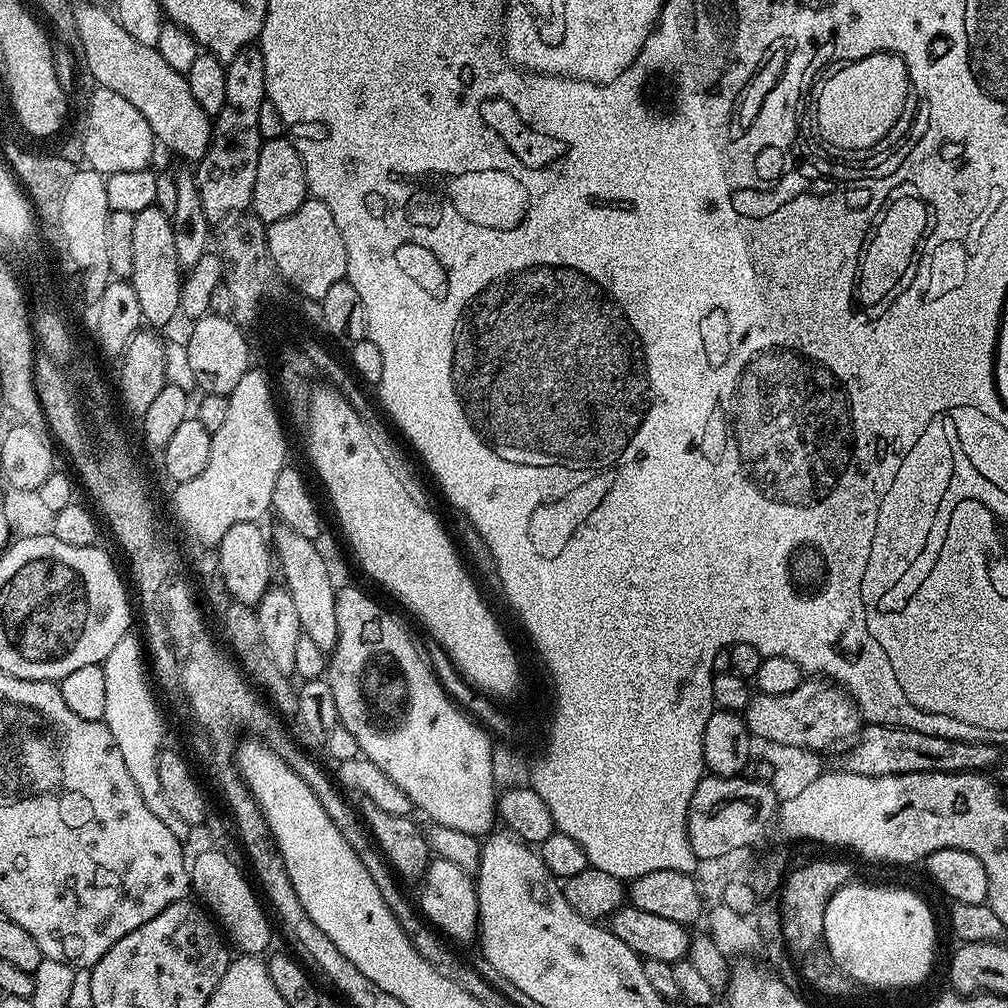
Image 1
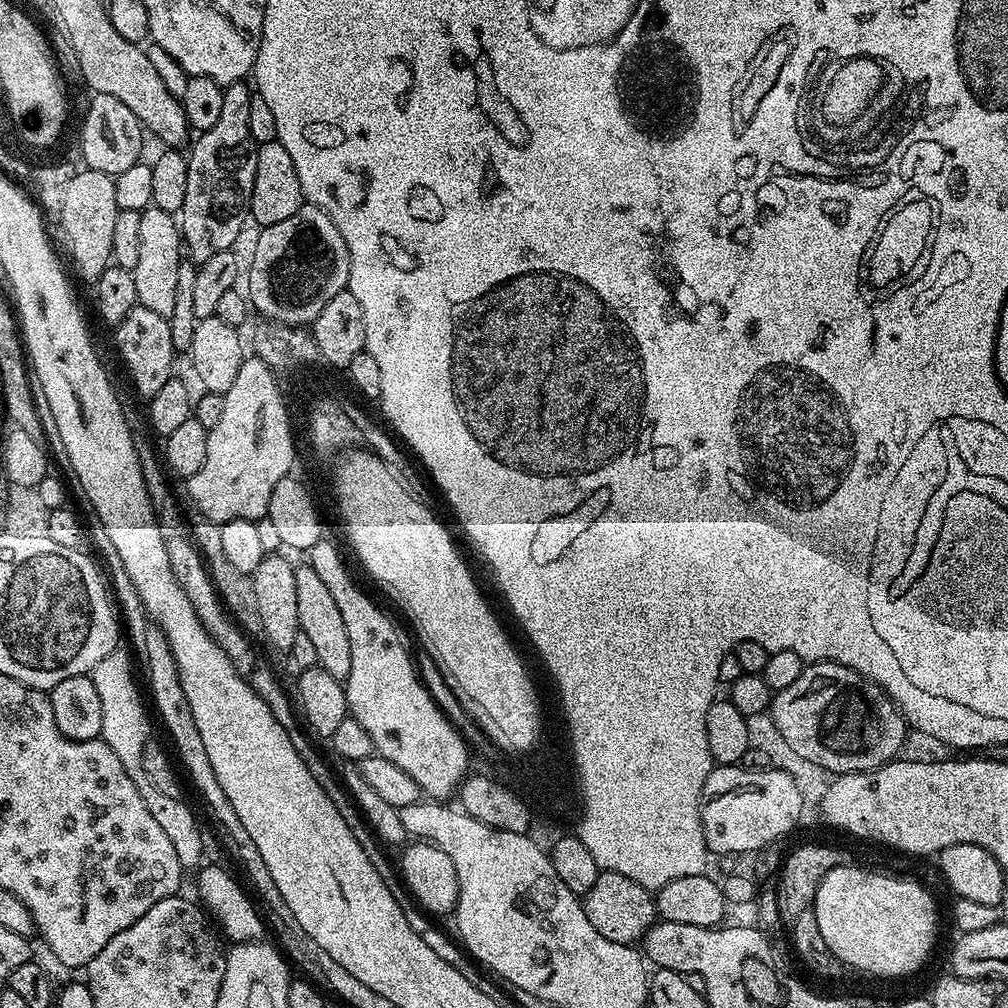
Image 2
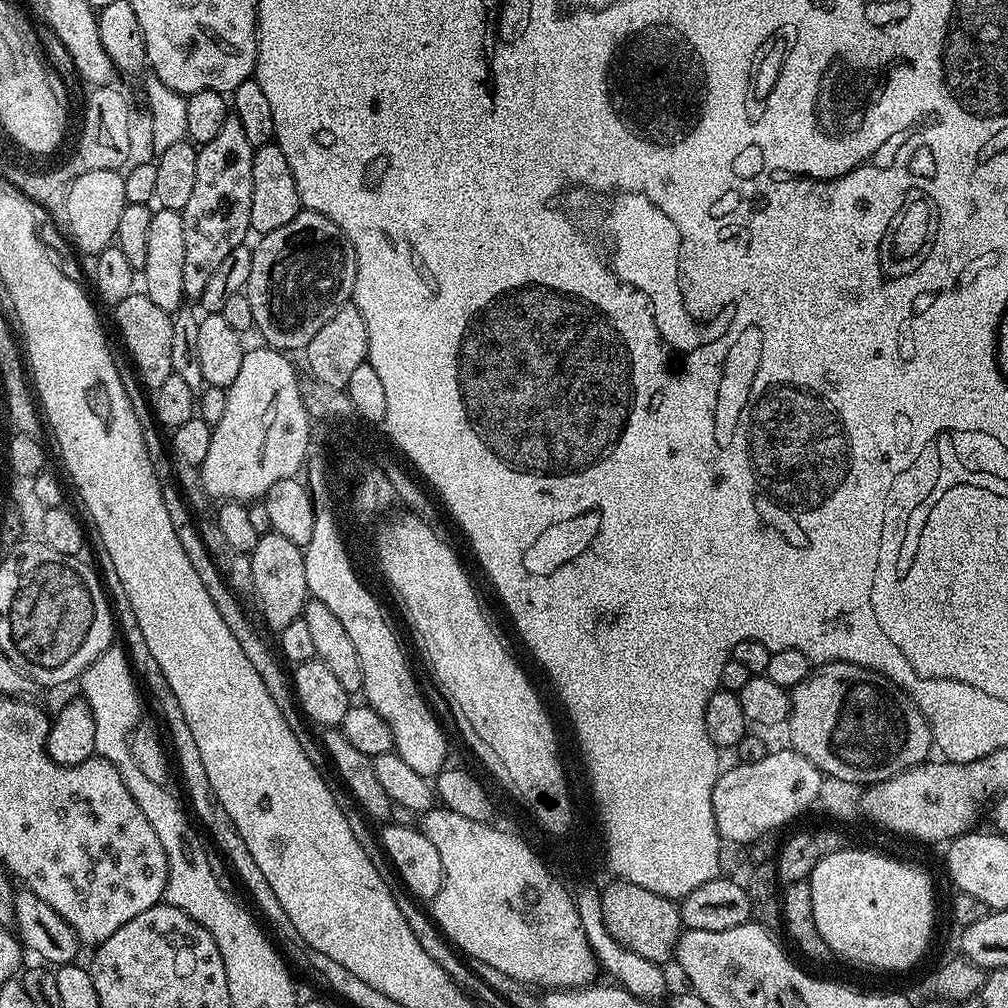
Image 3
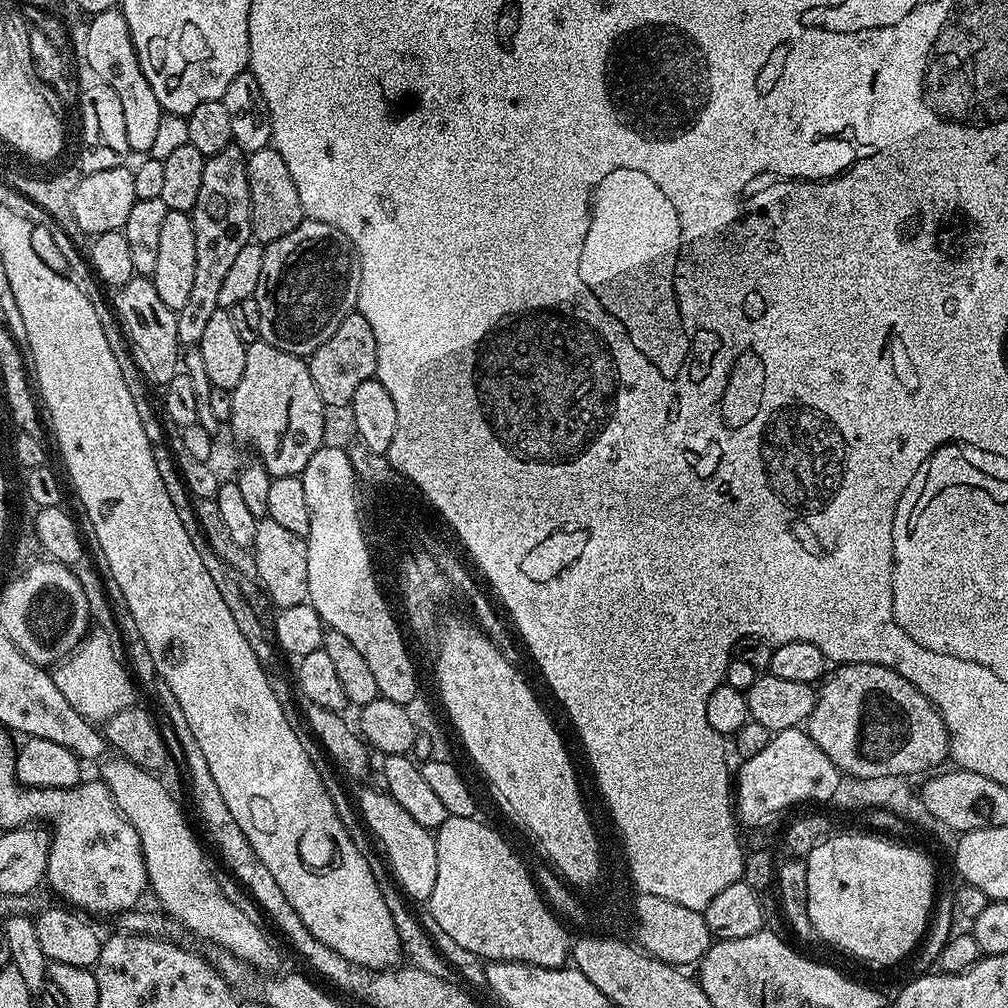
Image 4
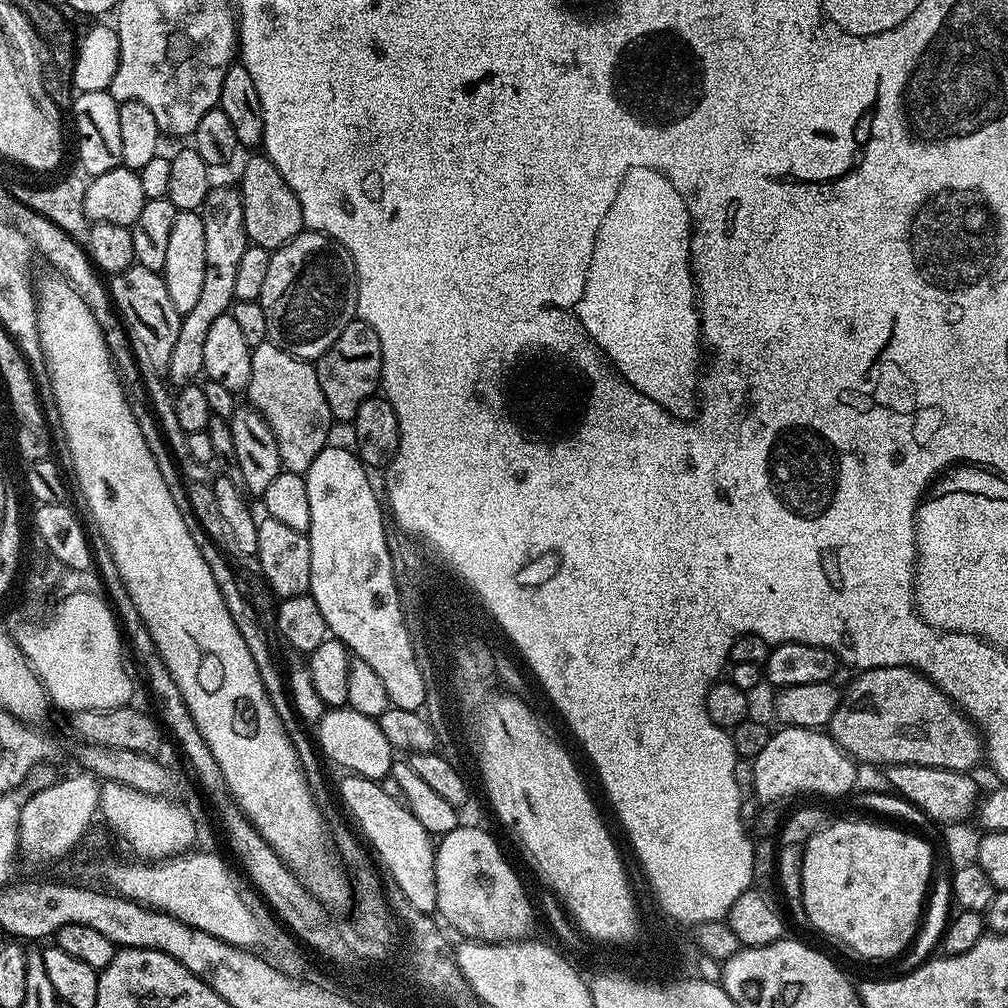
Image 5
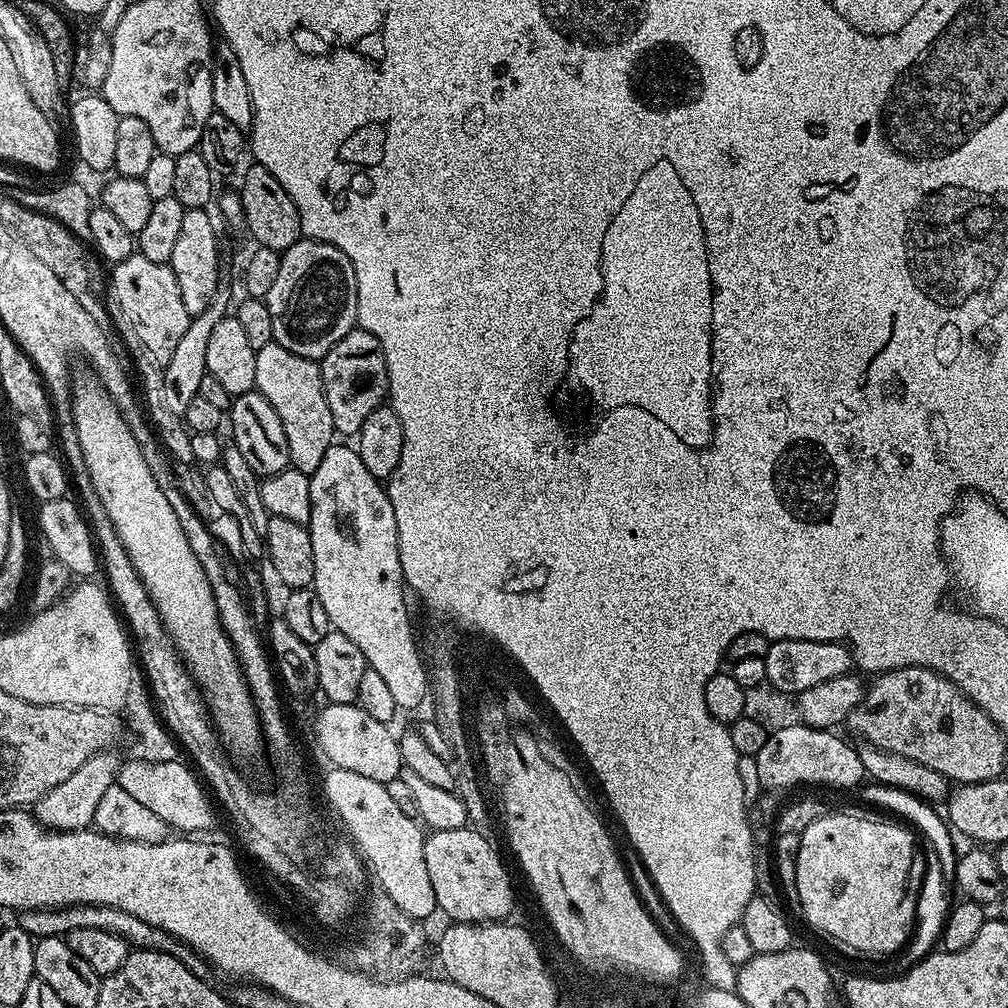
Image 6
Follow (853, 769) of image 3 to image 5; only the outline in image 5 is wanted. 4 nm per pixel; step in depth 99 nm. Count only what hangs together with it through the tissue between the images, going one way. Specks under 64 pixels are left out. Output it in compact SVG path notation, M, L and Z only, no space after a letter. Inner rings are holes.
M869 668L861 671L859 675L860 677L858 677L848 689L843 689L842 699L830 723L830 735L832 739L835 740L837 746L840 747L842 751L847 752L854 761L861 764L875 764L877 766L917 764L923 768L945 768L951 772L971 773L973 771L972 767L974 767L979 760L982 760L982 740L972 721L949 700L946 693L944 693L941 688L937 688L923 672L918 672L914 668Z

